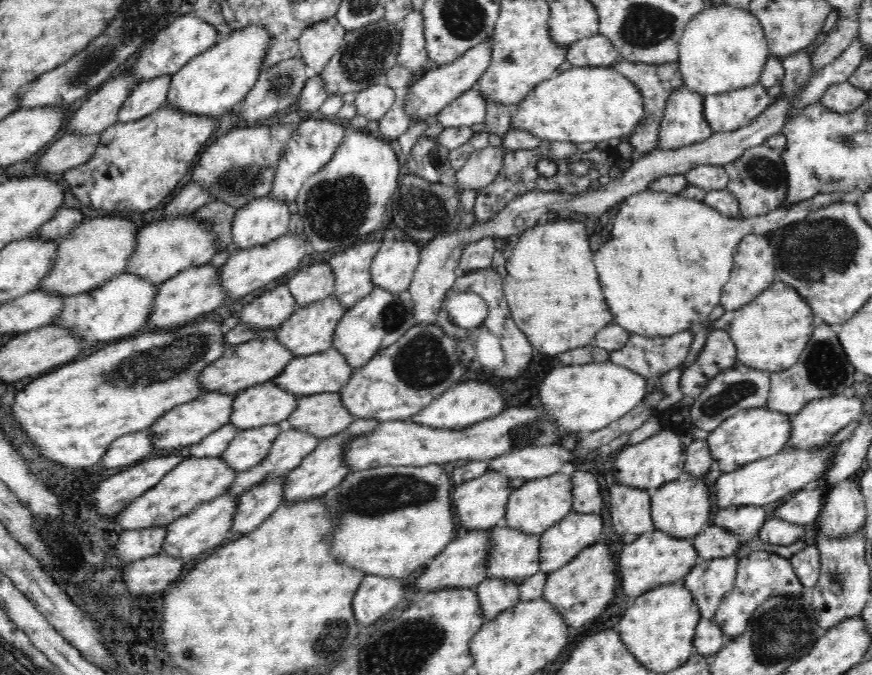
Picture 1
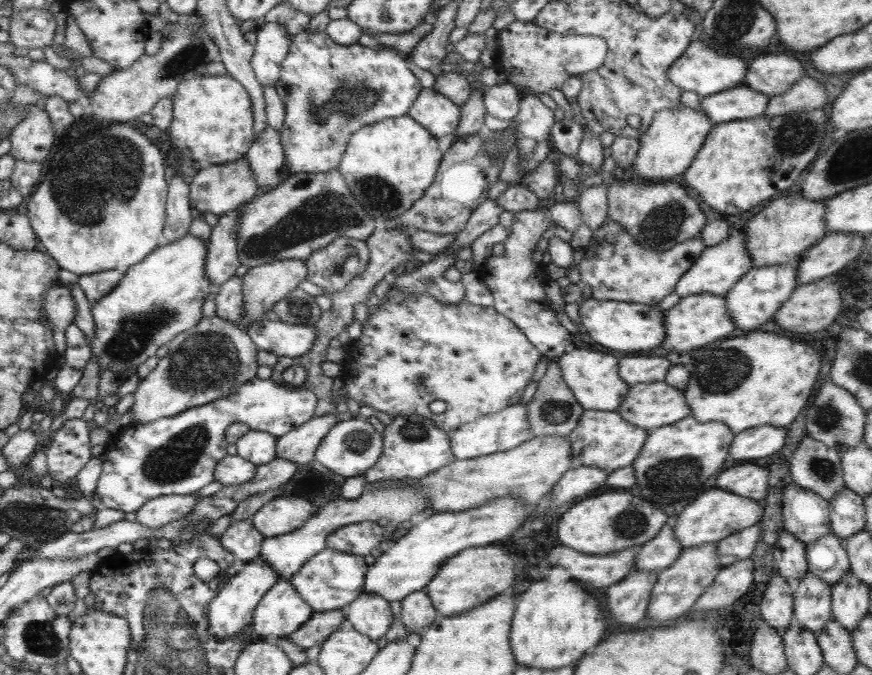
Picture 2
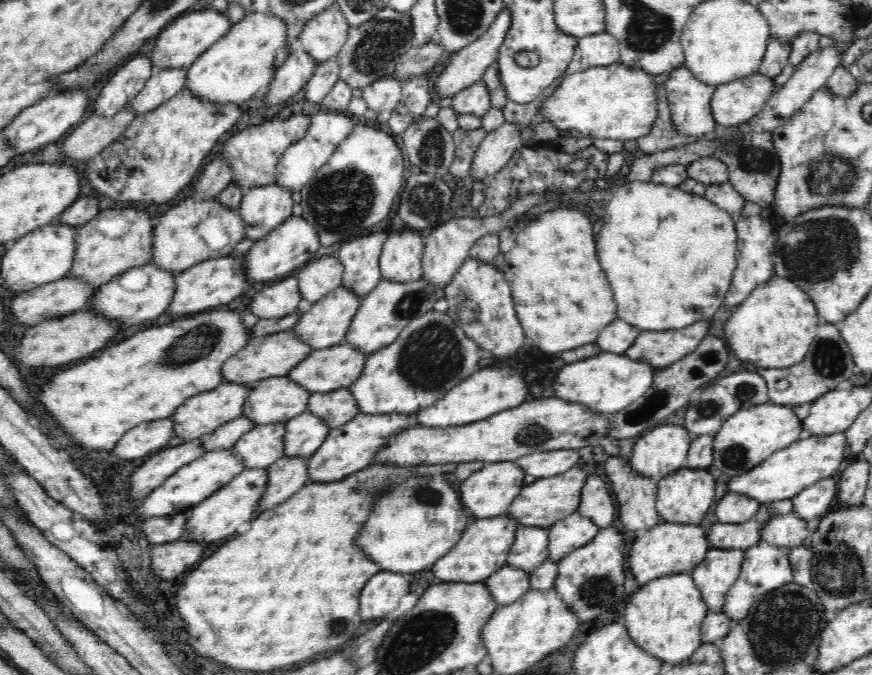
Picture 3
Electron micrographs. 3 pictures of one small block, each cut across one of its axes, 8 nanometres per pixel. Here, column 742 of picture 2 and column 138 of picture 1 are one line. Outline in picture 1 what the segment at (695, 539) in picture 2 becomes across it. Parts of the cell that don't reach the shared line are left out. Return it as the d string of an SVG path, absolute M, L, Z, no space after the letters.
M189 456L182 464L178 464L168 472L154 488L149 488L148 492L133 500L121 511L117 516L117 524L124 530L169 525L199 504L226 493L236 477L238 473L221 456L204 456L204 458Z

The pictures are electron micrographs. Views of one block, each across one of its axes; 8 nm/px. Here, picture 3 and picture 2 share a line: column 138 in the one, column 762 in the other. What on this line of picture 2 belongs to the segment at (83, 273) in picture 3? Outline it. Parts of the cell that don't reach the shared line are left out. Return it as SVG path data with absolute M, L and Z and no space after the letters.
M783 193L771 198L768 206L753 215L742 229L746 238L745 250L752 266L777 265L797 268L797 259L802 252L821 240L826 233L825 212L825 200L807 200L799 193L791 195Z

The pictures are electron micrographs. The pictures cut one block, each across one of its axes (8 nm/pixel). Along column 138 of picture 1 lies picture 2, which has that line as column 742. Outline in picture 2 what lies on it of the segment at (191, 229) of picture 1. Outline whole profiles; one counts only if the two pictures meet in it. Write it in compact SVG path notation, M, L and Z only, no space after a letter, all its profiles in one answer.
M739 230L737 234L727 235L719 244L714 244L712 247L704 247L694 264L683 272L675 283L675 294L682 297L709 293L723 297L731 286L735 284L735 281L739 280L739 277L743 276L752 267L751 259L745 250L745 241L743 230Z

